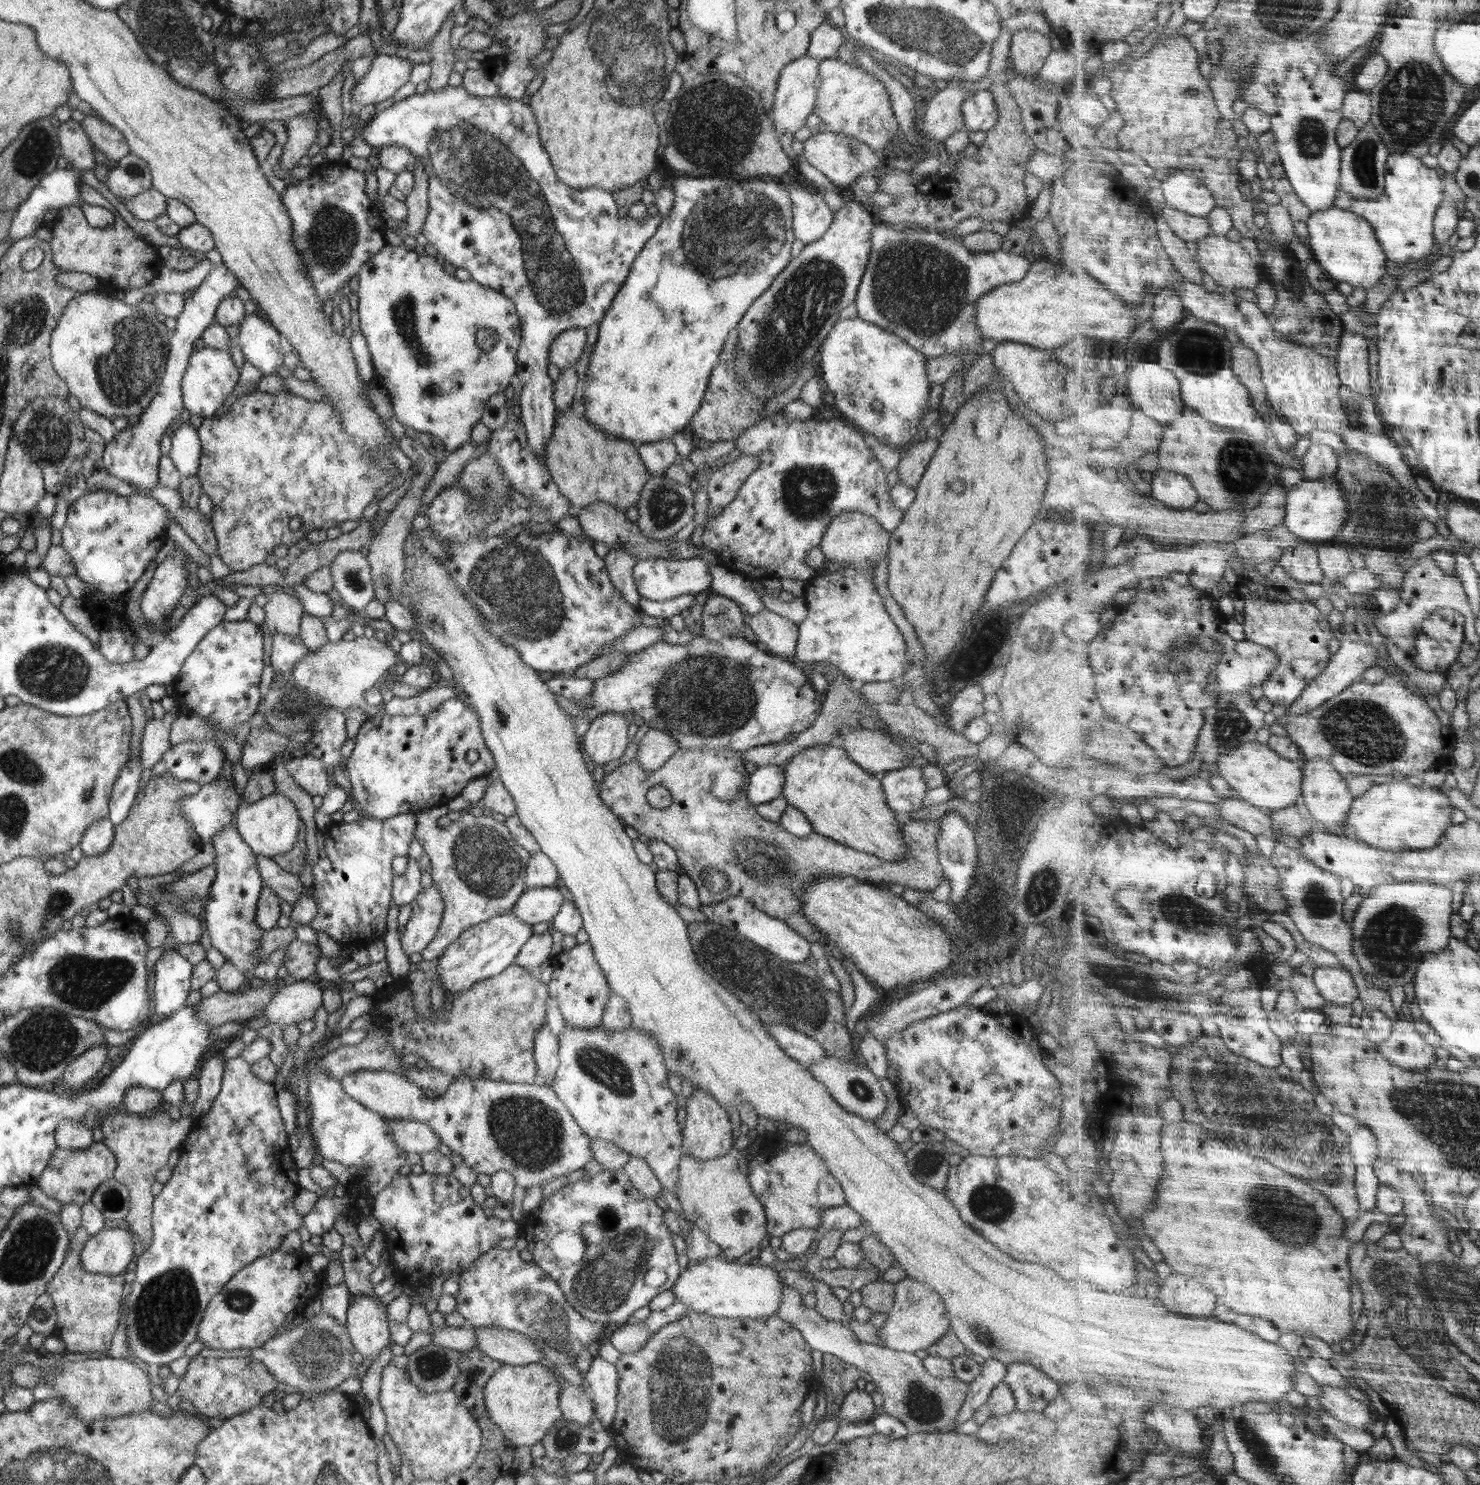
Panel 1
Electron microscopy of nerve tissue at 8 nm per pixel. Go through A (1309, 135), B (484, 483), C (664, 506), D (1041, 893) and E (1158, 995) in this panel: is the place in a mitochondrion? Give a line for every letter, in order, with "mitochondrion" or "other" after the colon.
A: mitochondrion
B: mitochondrion
C: mitochondrion
D: mitochondrion
E: mitochondrion

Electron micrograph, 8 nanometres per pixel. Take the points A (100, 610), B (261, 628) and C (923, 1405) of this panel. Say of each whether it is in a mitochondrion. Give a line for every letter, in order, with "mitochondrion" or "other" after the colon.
A: other
B: other
C: mitochondrion

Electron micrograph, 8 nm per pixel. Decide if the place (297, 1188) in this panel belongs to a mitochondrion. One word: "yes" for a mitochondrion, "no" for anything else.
no

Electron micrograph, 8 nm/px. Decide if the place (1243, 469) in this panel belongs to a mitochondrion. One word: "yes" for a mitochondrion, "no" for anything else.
yes

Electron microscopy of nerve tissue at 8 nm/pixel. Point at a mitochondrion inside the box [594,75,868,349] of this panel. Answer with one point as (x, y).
(736, 228)

